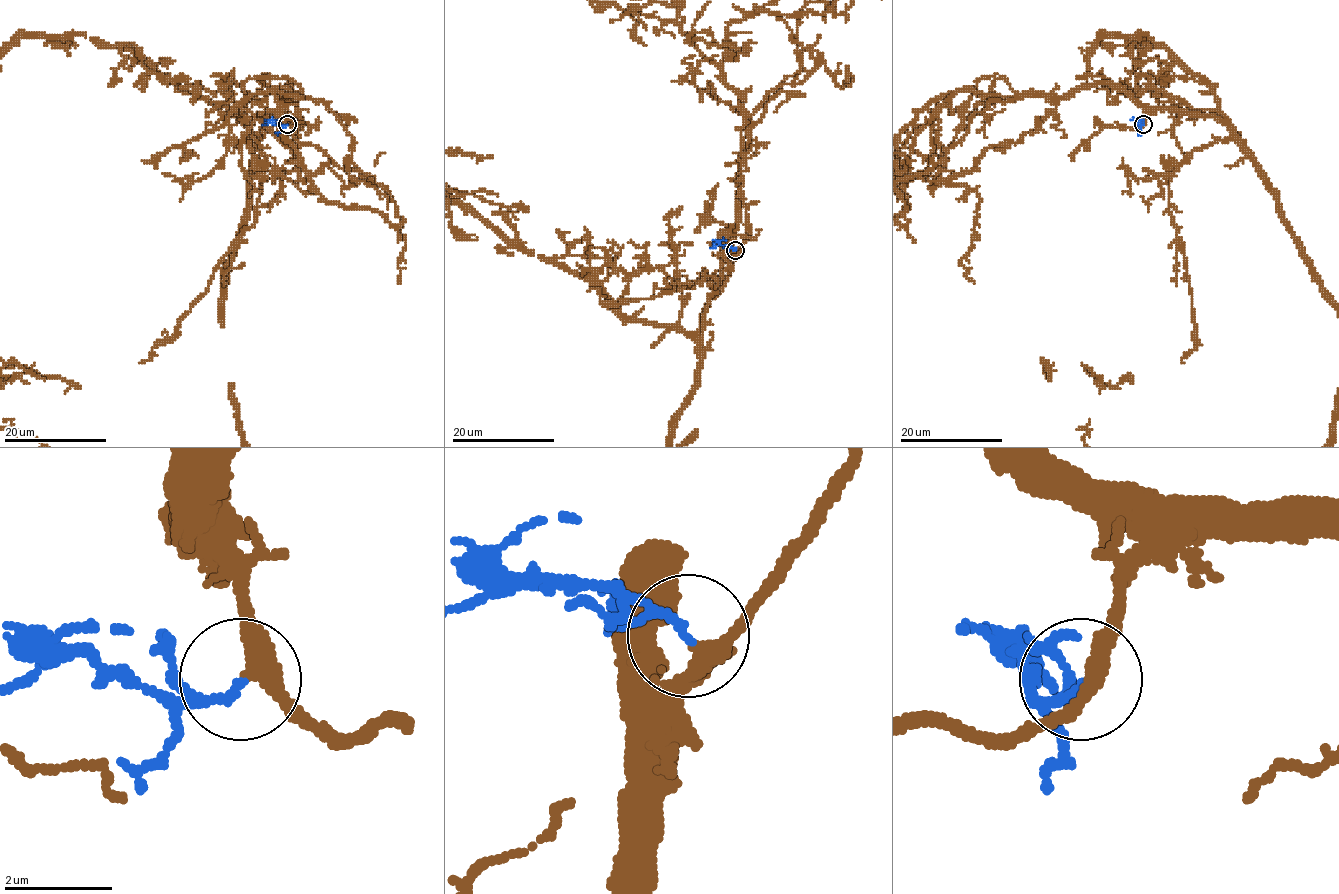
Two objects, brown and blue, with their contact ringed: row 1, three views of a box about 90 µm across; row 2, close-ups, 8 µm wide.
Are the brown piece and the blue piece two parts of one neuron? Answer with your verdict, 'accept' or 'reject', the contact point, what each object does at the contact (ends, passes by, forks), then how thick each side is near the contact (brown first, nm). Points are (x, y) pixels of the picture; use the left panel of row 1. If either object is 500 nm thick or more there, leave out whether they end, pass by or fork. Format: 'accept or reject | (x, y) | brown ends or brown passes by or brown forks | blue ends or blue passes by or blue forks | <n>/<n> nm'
accept | (287, 124) | brown passes by | blue passes by | 320/120 nm

